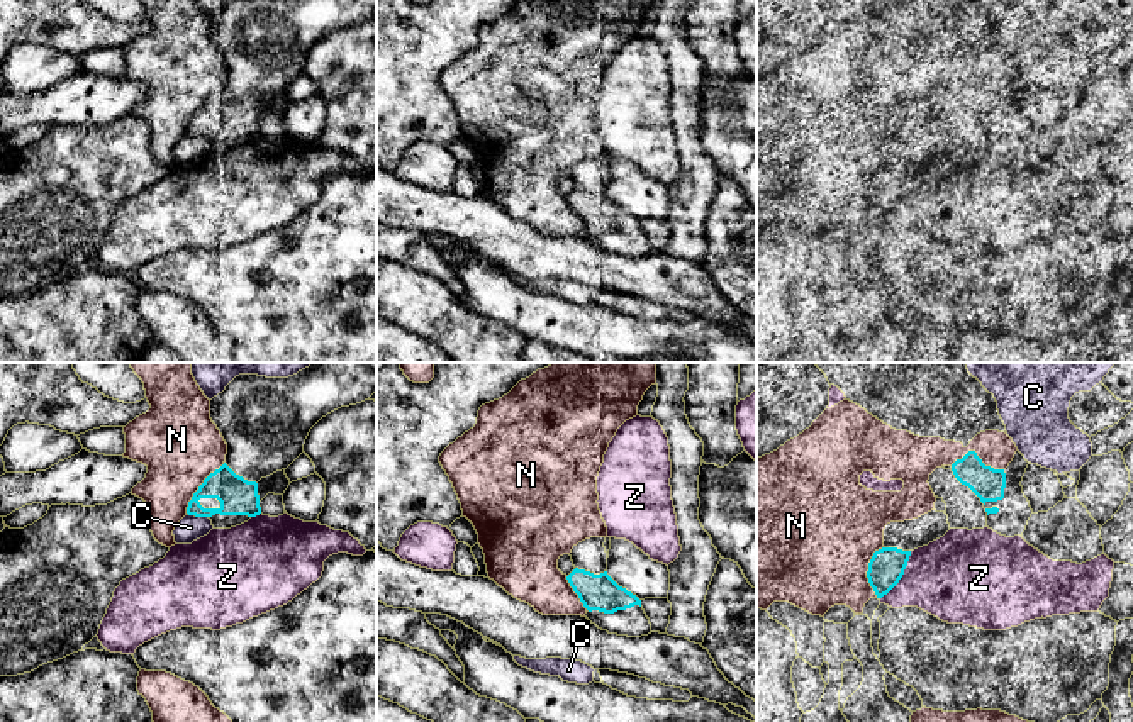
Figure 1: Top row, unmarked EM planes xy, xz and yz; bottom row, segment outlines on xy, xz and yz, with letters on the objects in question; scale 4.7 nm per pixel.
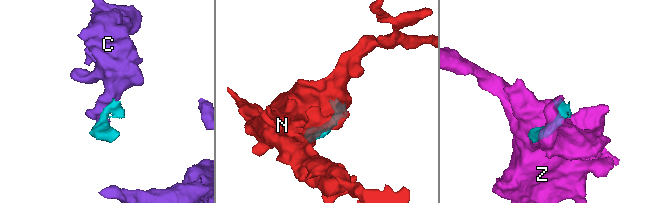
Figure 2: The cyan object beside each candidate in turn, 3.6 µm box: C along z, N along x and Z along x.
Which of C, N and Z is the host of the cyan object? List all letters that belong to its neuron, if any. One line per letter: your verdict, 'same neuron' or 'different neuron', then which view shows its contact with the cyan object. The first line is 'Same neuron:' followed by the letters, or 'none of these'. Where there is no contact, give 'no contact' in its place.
Same neuron: none of these
C: different neuron; meets cyan in xy
N: different neuron; meets cyan in yz
Z: different neuron; meets cyan in yz

